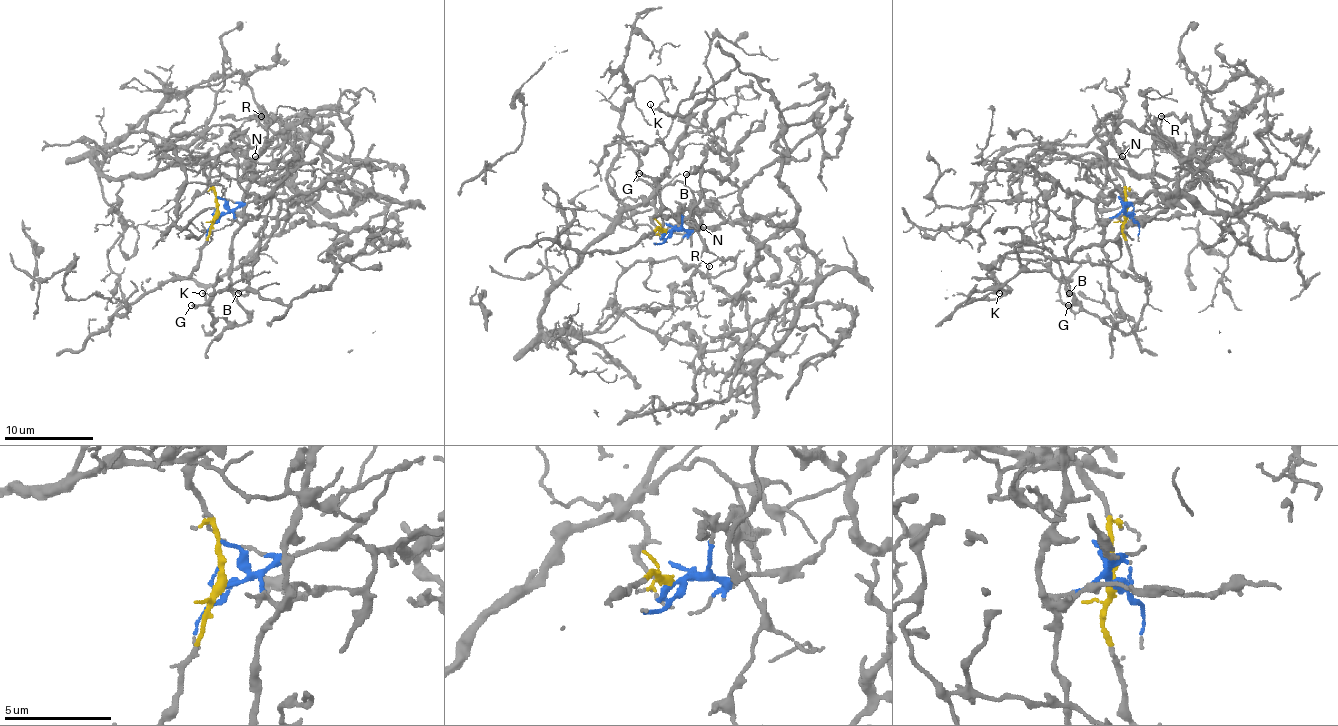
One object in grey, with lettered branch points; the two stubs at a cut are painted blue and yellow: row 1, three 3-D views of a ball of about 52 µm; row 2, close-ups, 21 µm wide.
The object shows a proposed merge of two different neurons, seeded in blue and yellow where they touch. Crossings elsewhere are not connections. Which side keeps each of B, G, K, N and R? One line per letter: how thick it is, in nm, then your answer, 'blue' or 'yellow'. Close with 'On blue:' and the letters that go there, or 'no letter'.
B: calibre 170 nm; blue
G: calibre 240 nm; blue
K: calibre 110 nm; blue
N: calibre 120 nm; blue
R: calibre 120 nm; blue
On blue: B, G, K, N, R

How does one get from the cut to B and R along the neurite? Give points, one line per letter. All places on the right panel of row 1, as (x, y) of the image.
B: (1127, 215), (1098, 219), (1096, 195), (1123, 121), (1174, 150), (1176, 190), (1081, 199), (1061, 263), (1069, 292)
R: (1127, 215), (1098, 219), (1096, 195), (1105, 143), (1123, 121), (1161, 137), (1178, 172), (1223, 137), (1161, 117)

